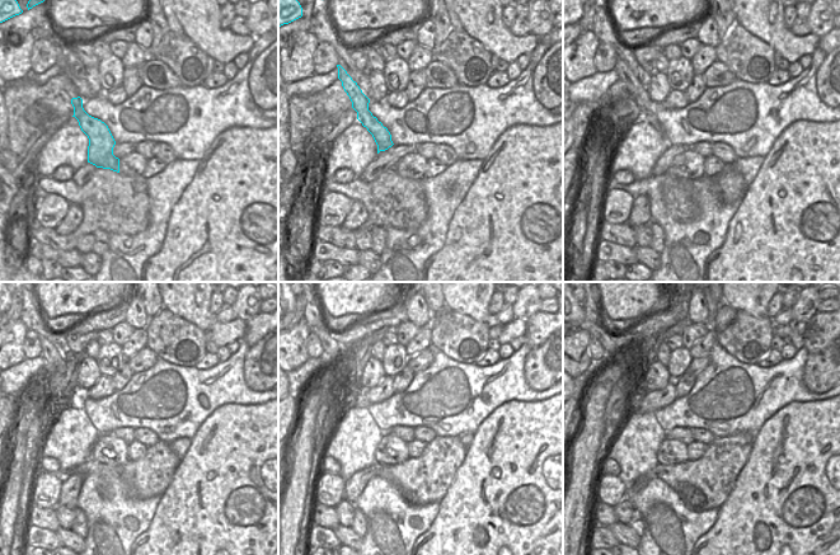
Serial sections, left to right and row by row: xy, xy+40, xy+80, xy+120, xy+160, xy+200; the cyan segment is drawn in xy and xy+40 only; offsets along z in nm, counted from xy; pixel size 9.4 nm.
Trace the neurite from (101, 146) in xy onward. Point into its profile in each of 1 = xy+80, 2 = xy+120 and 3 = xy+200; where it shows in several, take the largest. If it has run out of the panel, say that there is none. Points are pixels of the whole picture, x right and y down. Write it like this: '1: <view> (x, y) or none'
1: xy+80 (636, 90)
2: xy+120 (55, 361)
3: xy+200 (611, 343)

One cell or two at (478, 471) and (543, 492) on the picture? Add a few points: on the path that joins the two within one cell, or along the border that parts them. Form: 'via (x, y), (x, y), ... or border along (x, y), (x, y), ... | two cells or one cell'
via (494, 487), (517, 487), (526, 492) | one cell

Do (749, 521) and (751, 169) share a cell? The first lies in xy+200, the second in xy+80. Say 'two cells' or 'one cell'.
two cells

